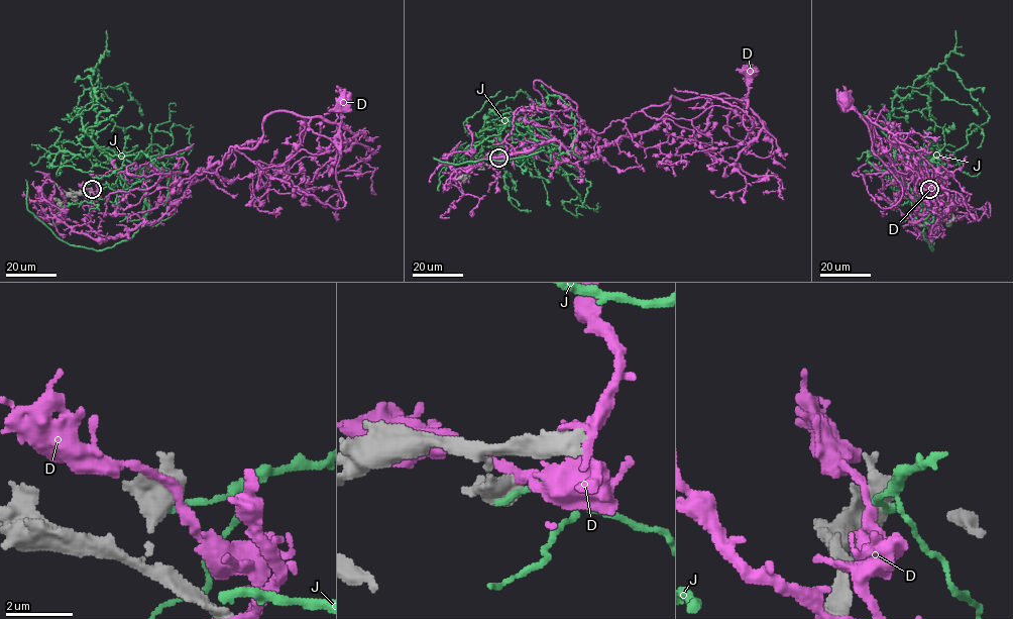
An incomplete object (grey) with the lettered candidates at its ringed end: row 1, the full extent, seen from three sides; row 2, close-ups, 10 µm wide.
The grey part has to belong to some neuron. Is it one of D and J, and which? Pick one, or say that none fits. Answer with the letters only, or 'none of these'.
none of these

